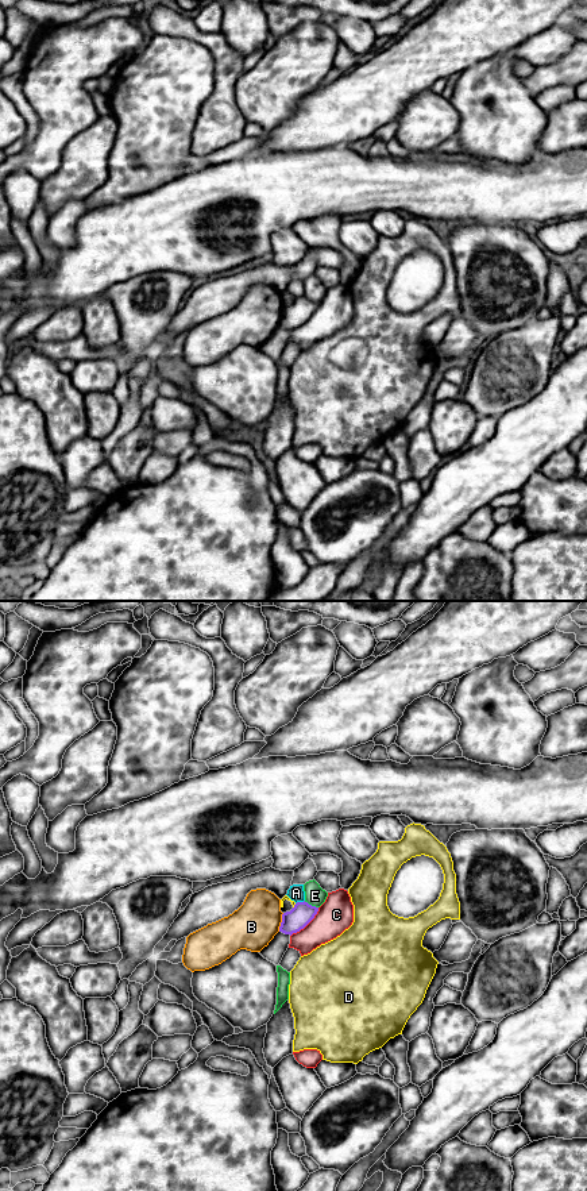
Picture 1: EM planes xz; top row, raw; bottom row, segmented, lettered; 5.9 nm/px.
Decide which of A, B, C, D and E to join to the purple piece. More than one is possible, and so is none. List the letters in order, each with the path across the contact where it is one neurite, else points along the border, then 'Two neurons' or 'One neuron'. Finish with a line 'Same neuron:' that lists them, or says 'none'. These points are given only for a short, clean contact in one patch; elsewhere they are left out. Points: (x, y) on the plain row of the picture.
A: Boundary: xz (304, 295), (296, 299). Two neurons
B: Boundary: xz (284, 308), (278, 326). Two neurons
C: Two neurons
D: Two neurons
E: Boundary: xz (304, 296), (317, 303). Two neurons
Same neuron: none

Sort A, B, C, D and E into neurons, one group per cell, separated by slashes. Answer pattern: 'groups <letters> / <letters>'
groups A / B / C / D / E

